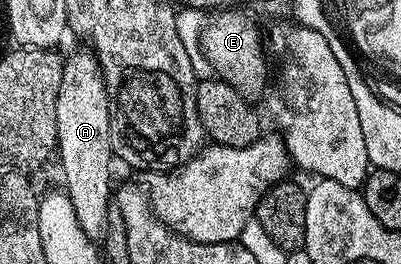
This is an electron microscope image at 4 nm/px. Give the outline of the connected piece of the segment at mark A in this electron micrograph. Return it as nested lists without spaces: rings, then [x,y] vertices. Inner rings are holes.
[[[94,52],[75,53],[69,56],[63,62],[63,78],[61,79],[61,87],[57,95],[57,161],[59,157],[59,165],[63,168],[63,185],[62,188],[69,195],[69,199],[73,203],[73,211],[77,213],[77,223],[81,223],[81,231],[85,231],[85,235],[92,239],[103,239],[107,236],[106,217],[109,211],[109,203],[113,200],[113,189],[111,193],[111,161],[113,162],[113,154],[111,152],[111,100],[107,97],[107,88],[103,82],[103,72],[99,66],[99,61]]]

